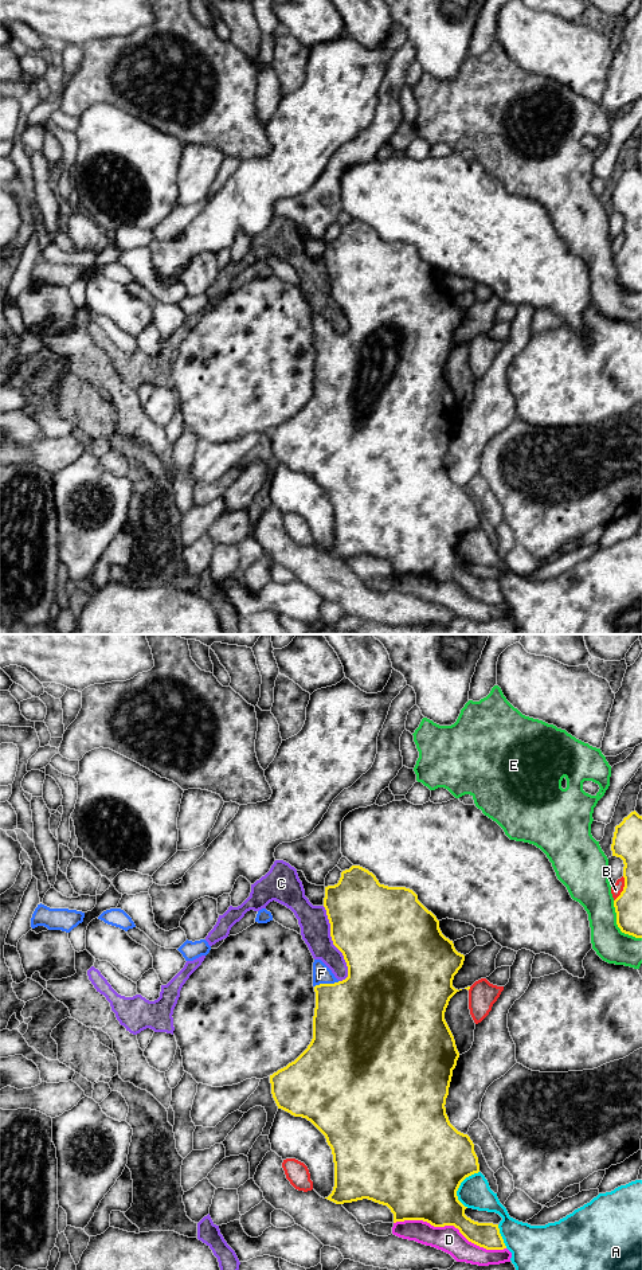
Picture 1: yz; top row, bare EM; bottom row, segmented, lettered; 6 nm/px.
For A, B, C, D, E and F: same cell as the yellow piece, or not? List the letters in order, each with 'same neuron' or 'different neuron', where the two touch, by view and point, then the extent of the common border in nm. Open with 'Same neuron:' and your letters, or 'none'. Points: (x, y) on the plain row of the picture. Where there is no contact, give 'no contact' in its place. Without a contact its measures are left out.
Same neuron: F
A: different neuron | yz (458, 542) | 240 nm
B: different neuron | yz (623, 243) | 160 nm
C: different neuron | yz (333, 299) | 460 nm
D: different neuron | yz (450, 579) | 700 nm
E: different neuron | yz (618, 281) | 280 nm
F: same neuron | yz (327, 339) | 160 nm

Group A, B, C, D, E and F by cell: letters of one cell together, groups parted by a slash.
A / B / C / D / E / F

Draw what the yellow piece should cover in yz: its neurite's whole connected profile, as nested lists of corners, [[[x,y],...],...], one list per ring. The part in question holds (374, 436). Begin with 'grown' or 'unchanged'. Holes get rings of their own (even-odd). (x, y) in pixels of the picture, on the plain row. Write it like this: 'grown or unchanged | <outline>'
grown | [[[352,220],[341,227],[337,239],[325,242],[324,262],[330,278],[330,292],[333,300],[342,308],[348,321],[348,332],[337,335],[332,325],[321,316],[313,317],[313,341],[316,347],[316,363],[313,371],[313,394],[308,403],[286,422],[270,430],[271,449],[278,461],[294,472],[310,476],[326,493],[332,504],[334,517],[334,542],[325,552],[336,559],[352,558],[363,554],[387,560],[394,568],[394,578],[404,575],[423,575],[434,582],[454,581],[471,598],[486,605],[506,603],[500,589],[498,579],[478,578],[465,570],[465,562],[457,551],[461,538],[479,527],[478,512],[474,499],[467,489],[458,486],[446,469],[446,453],[457,421],[459,407],[454,391],[445,375],[445,367],[450,353],[459,347],[453,341],[454,331],[462,323],[465,310],[458,308],[453,296],[446,293],[437,271],[428,266],[419,255],[418,250],[406,242],[388,242],[380,239],[376,231],[360,220]]]

